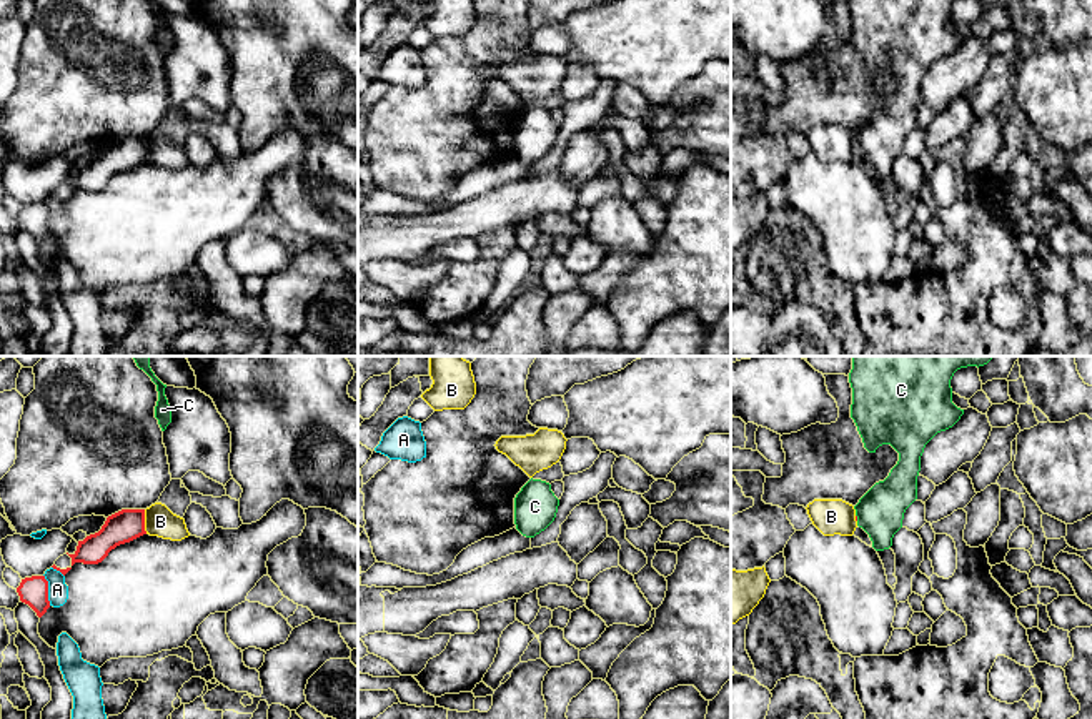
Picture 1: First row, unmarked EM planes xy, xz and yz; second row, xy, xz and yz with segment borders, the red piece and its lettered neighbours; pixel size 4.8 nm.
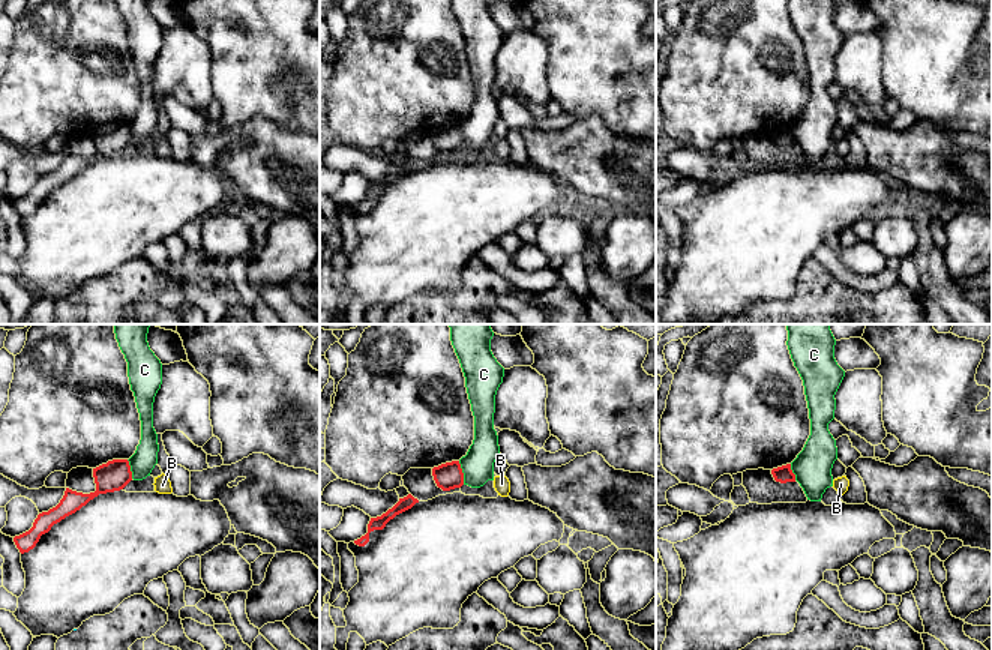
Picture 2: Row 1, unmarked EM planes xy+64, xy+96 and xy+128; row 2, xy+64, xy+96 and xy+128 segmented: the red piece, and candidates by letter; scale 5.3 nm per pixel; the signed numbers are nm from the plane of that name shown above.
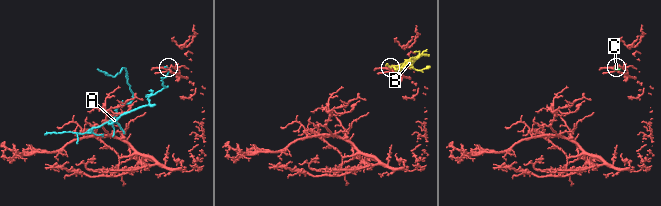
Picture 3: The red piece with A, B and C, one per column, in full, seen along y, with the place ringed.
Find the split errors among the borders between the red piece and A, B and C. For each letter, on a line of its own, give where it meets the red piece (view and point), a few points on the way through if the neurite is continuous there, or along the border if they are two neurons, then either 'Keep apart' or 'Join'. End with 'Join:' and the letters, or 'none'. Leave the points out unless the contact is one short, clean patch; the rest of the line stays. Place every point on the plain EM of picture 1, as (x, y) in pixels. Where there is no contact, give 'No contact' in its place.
A: Touches red at xy (47, 217). Keep apart
B: Touches red at xy (143, 148). Boundary: xy (143, 137), (143, 157), (147, 160). Keep apart
C: Touches red at yz (856, 145). Boundary: yz (856, 142), (858, 147). Keep apart
Join: none

